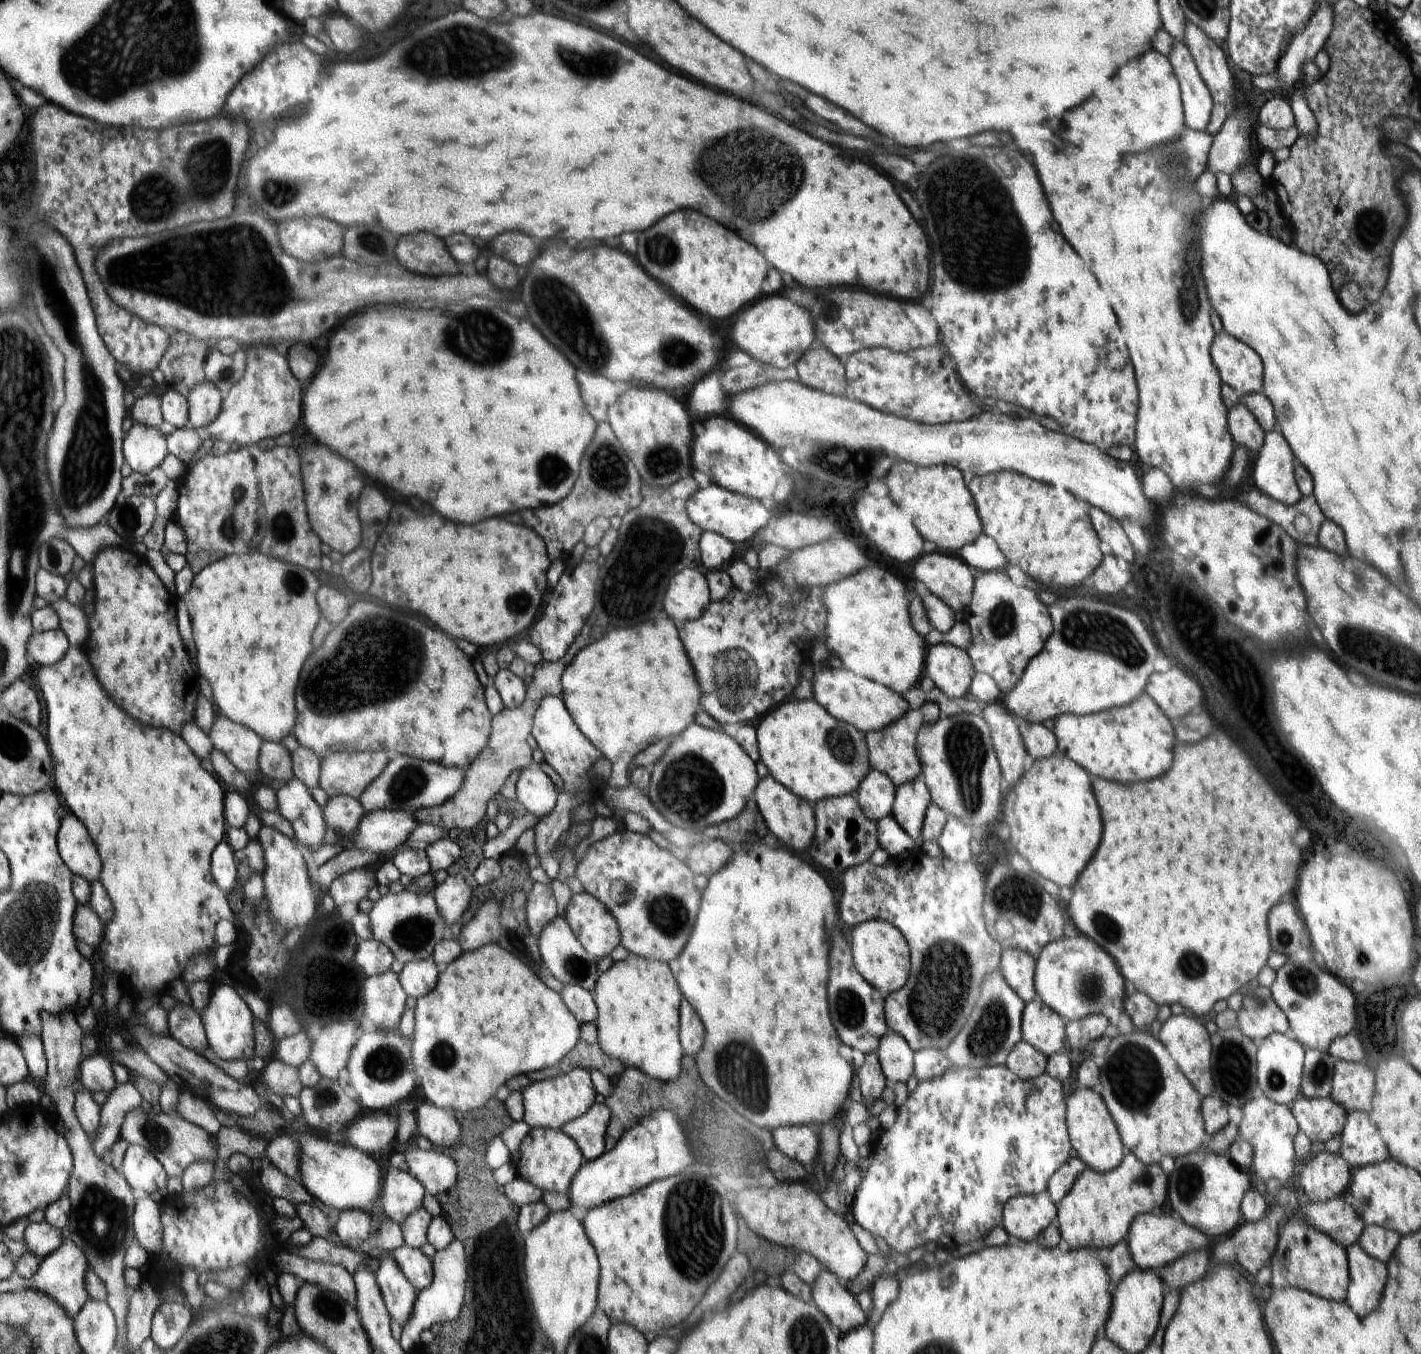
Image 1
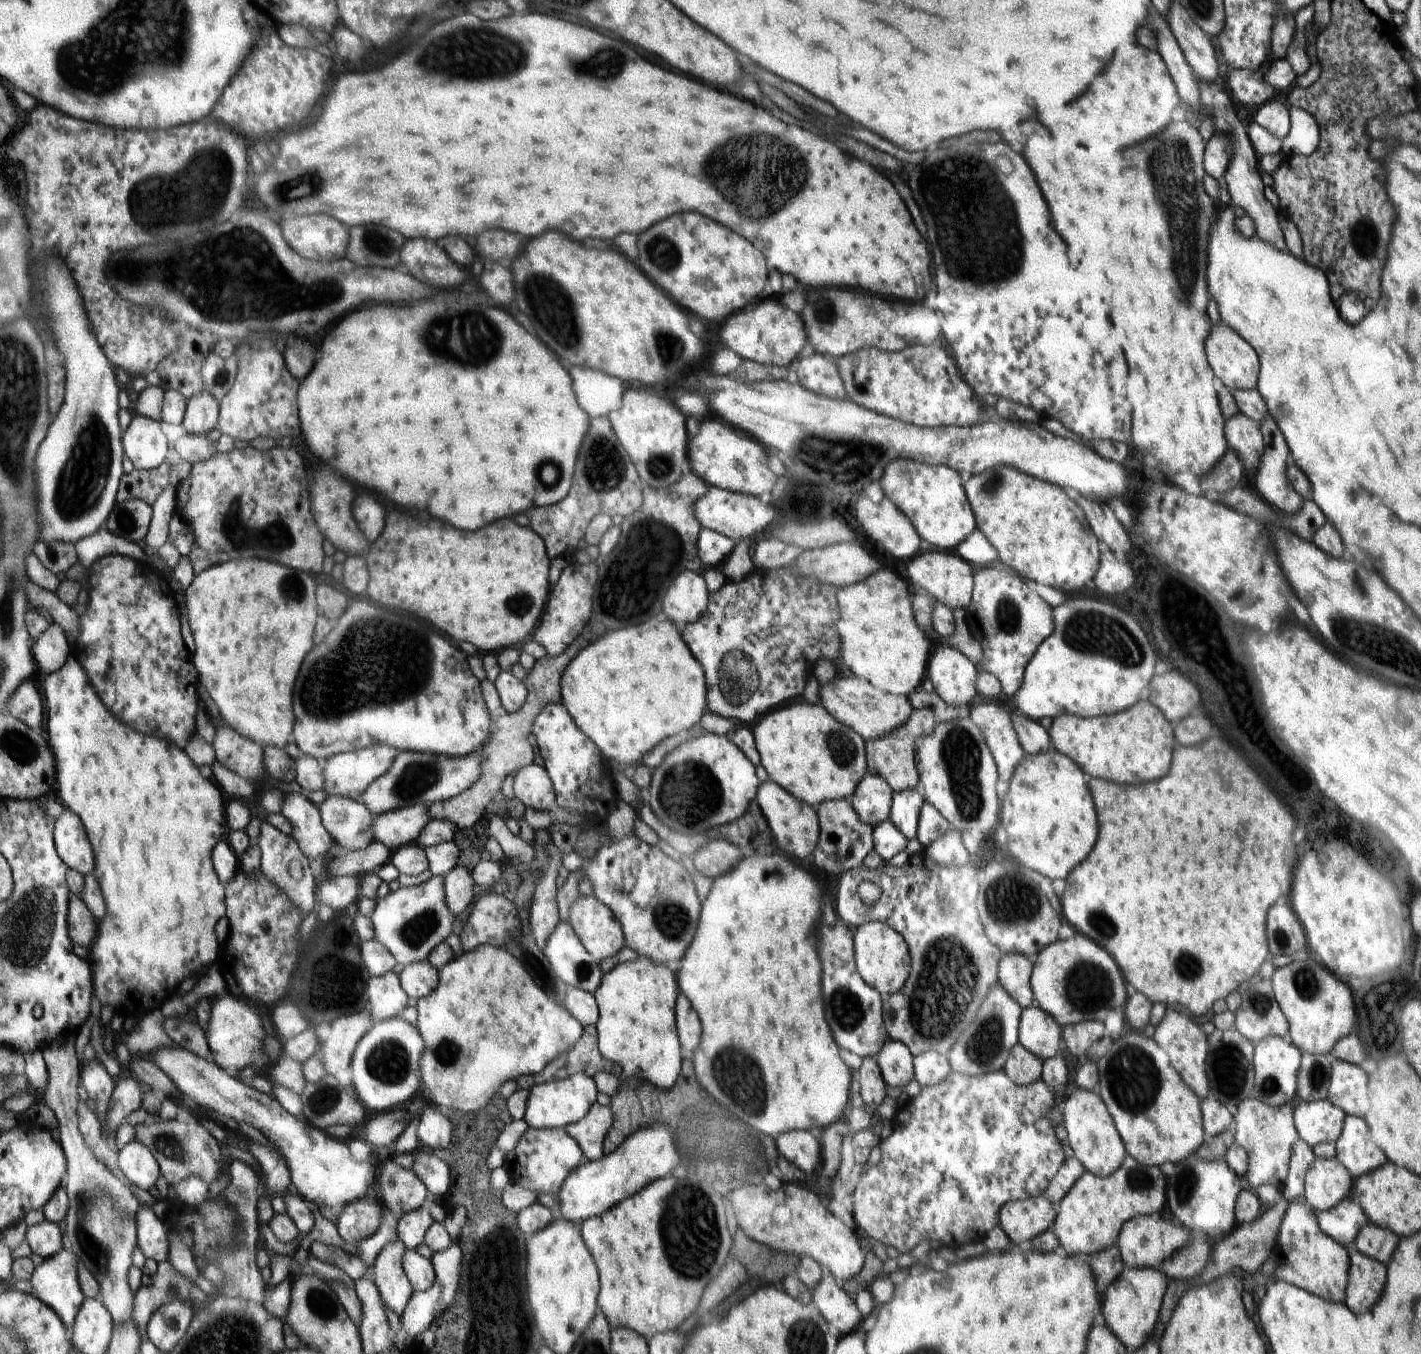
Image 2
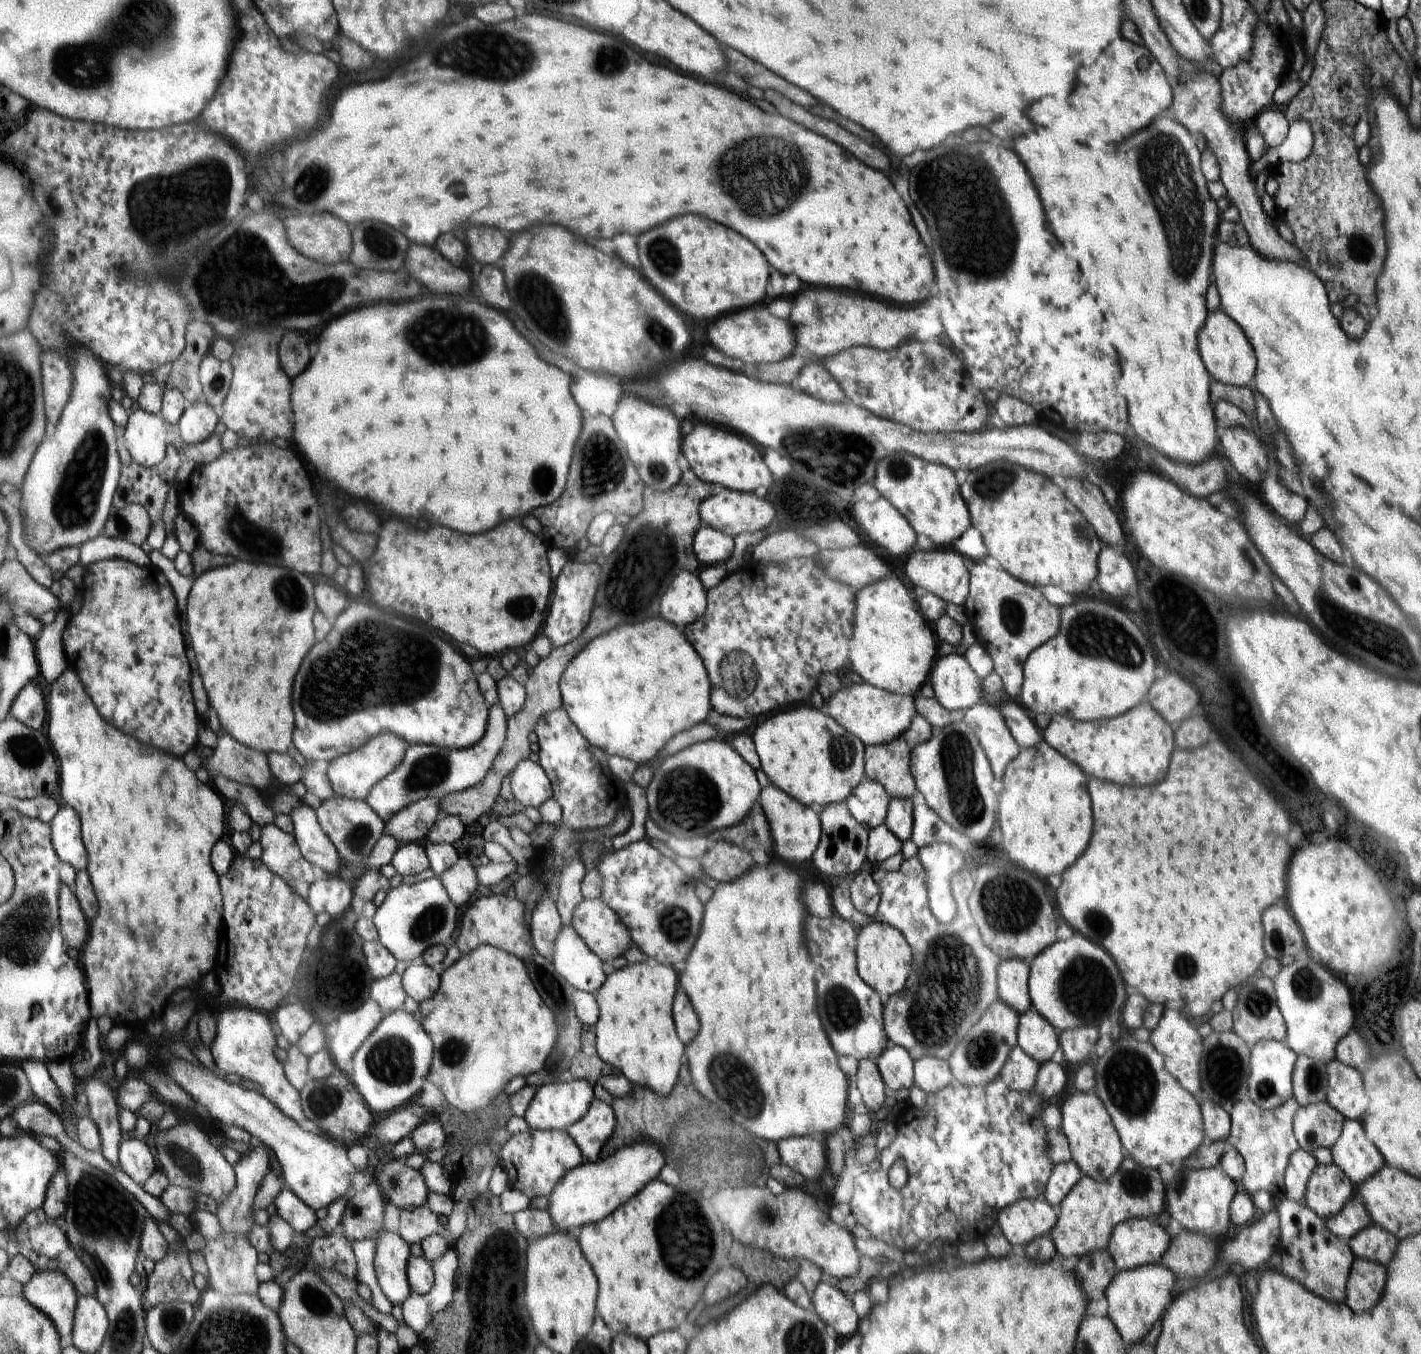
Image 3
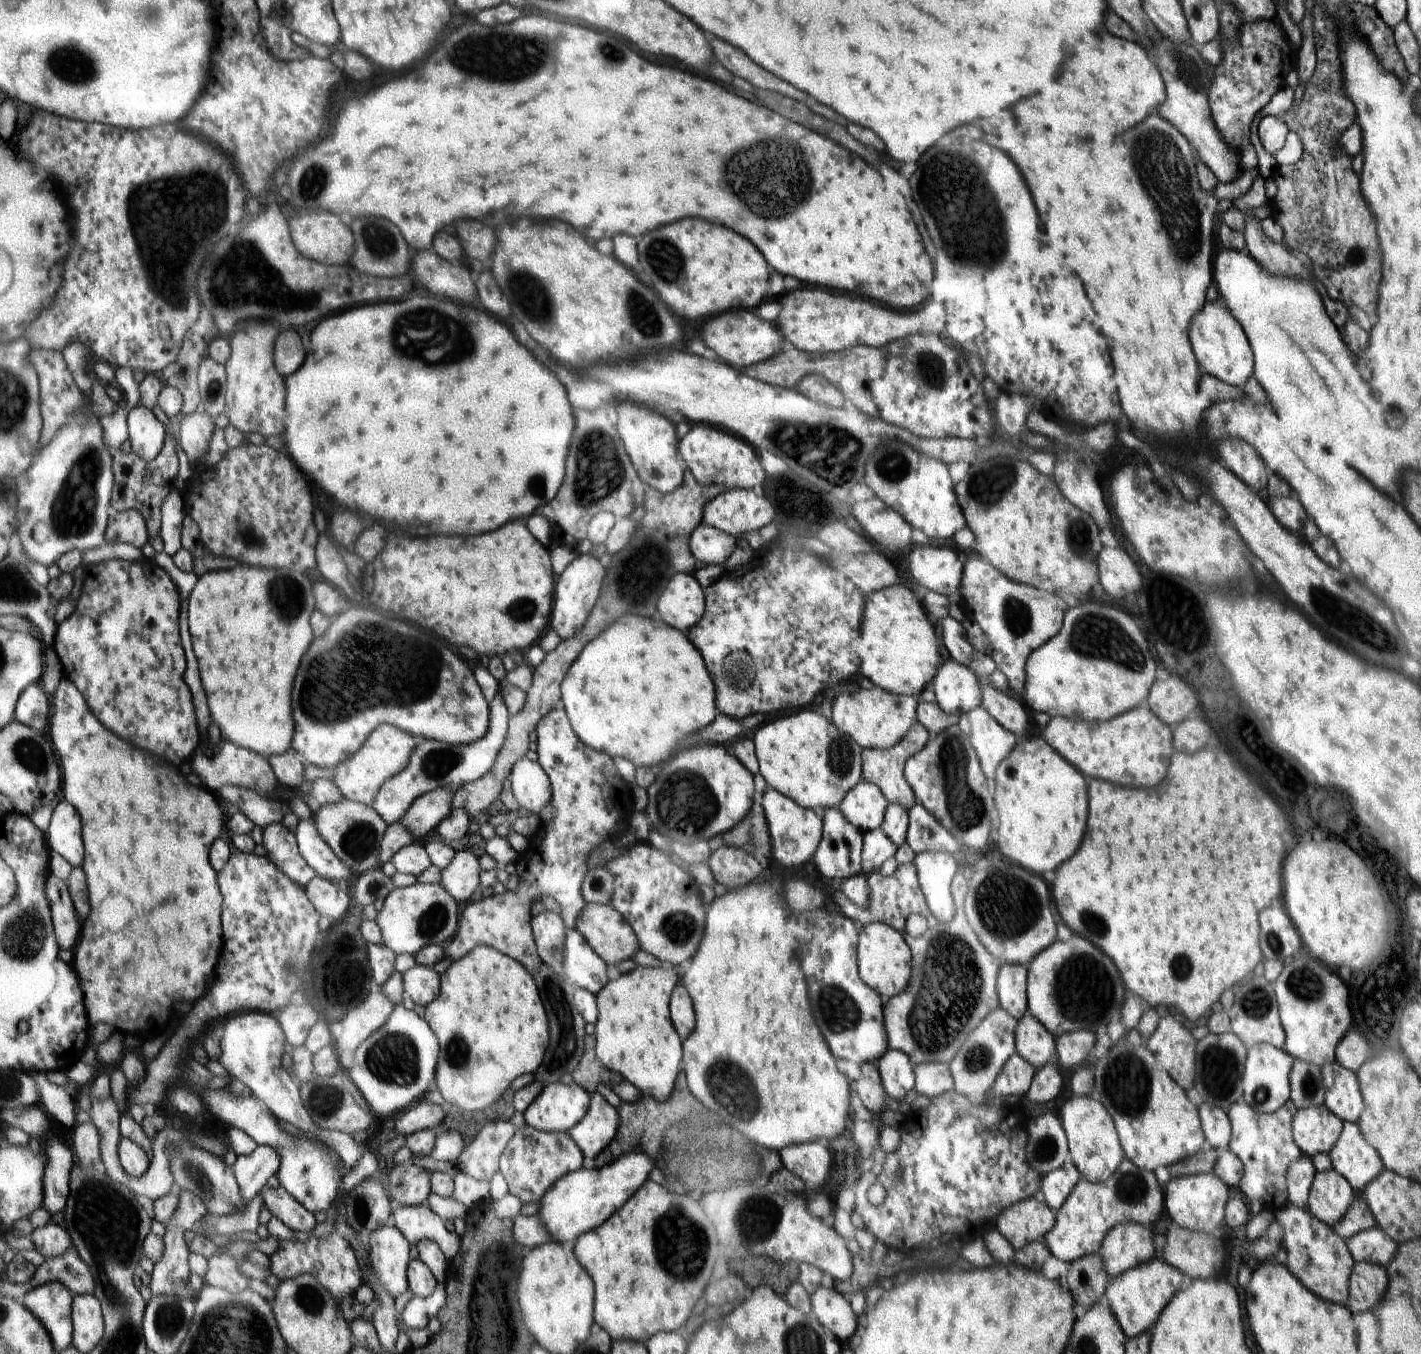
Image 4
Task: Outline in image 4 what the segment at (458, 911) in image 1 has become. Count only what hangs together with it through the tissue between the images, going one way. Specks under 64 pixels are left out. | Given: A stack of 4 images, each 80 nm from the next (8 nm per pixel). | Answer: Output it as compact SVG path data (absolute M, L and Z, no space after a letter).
M456 850L453 862L441 871L441 884L454 900L468 900L480 886L478 860L470 850Z

